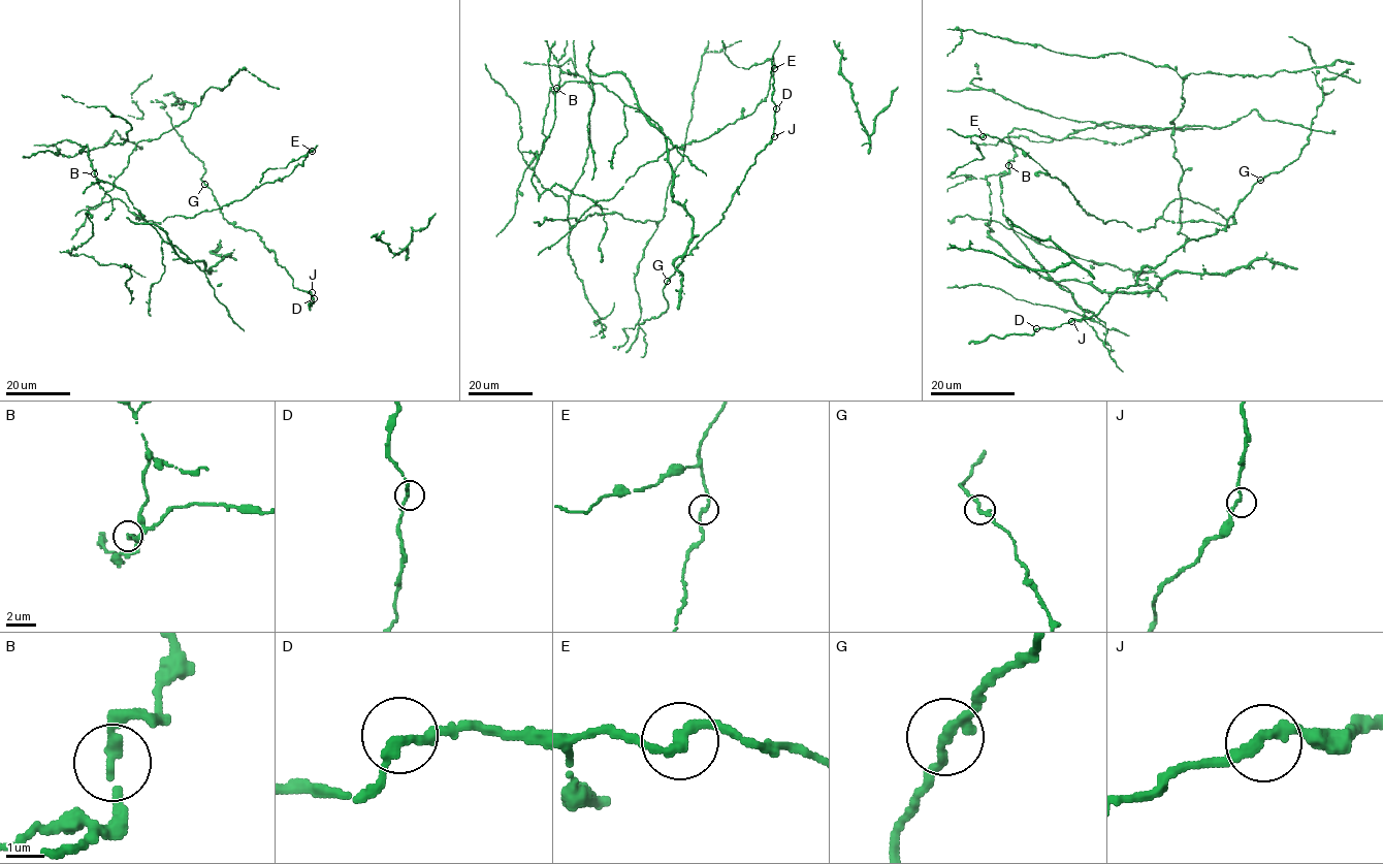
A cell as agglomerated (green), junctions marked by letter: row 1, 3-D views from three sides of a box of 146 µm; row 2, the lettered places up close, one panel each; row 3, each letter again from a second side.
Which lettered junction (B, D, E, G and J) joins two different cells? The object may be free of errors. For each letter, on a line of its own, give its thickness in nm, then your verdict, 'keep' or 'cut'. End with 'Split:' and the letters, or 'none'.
B: 240 nm thick; keep
D: 240 nm thick; keep
E: 240 nm thick; keep
G: 280 nm thick; keep
J: 240 nm thick; keep
Split: none

